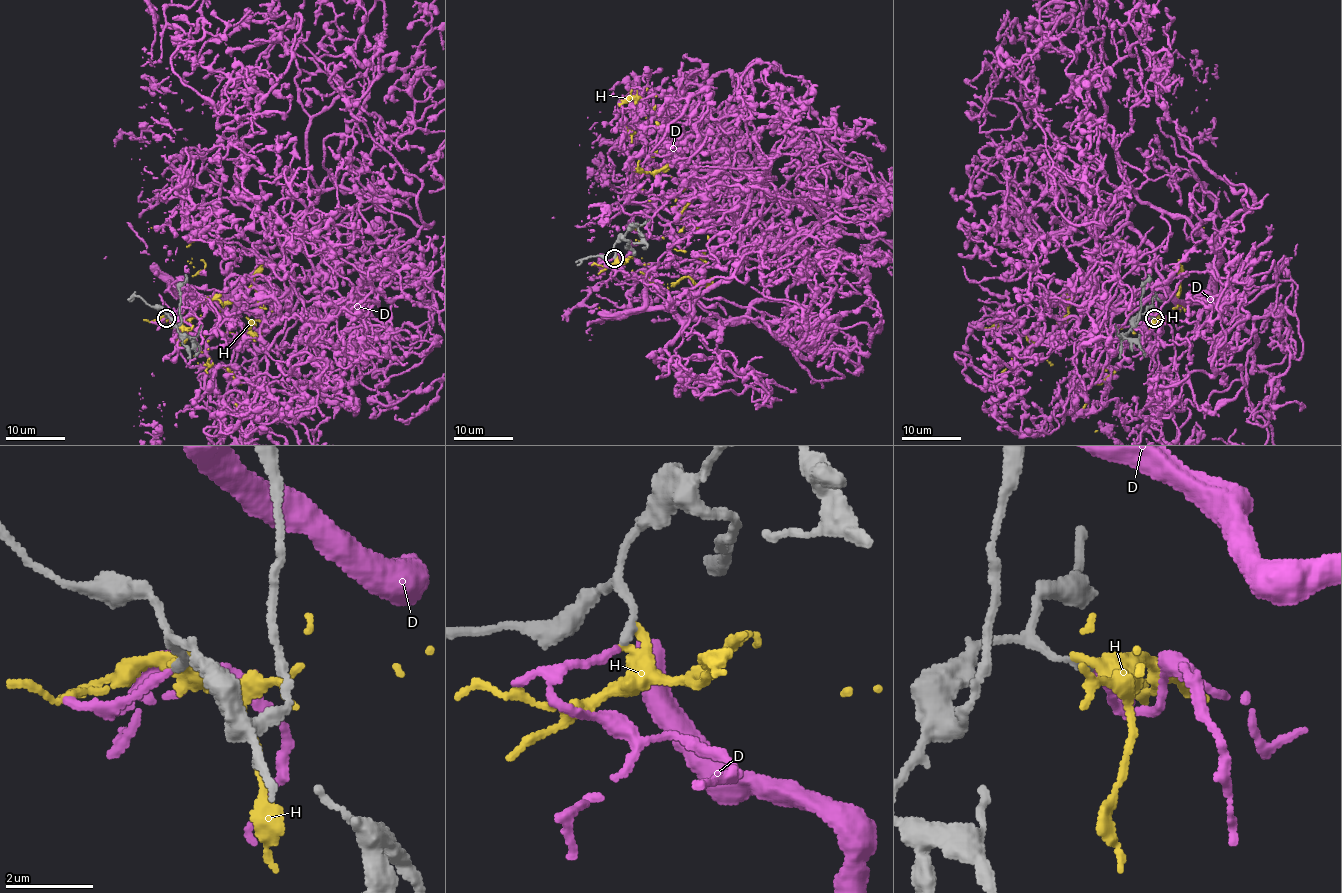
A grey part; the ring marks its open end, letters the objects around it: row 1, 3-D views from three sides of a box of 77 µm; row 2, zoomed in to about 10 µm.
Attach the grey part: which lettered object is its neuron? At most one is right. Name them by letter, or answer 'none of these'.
D

